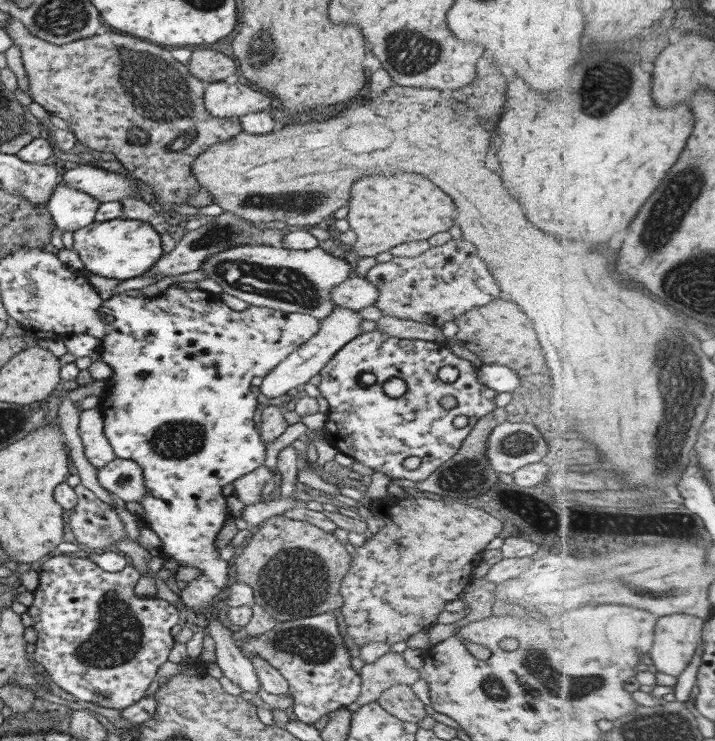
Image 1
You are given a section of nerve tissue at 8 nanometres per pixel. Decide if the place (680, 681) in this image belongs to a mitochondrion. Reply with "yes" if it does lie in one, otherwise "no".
no

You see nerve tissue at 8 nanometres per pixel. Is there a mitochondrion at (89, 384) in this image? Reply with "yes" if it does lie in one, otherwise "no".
no

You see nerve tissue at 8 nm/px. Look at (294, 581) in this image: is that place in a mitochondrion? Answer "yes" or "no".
yes

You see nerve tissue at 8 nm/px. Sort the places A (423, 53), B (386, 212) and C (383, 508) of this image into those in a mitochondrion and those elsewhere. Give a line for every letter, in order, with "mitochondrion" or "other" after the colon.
A: mitochondrion
B: other
C: other

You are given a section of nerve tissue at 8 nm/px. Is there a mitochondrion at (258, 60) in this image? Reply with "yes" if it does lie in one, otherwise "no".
yes

